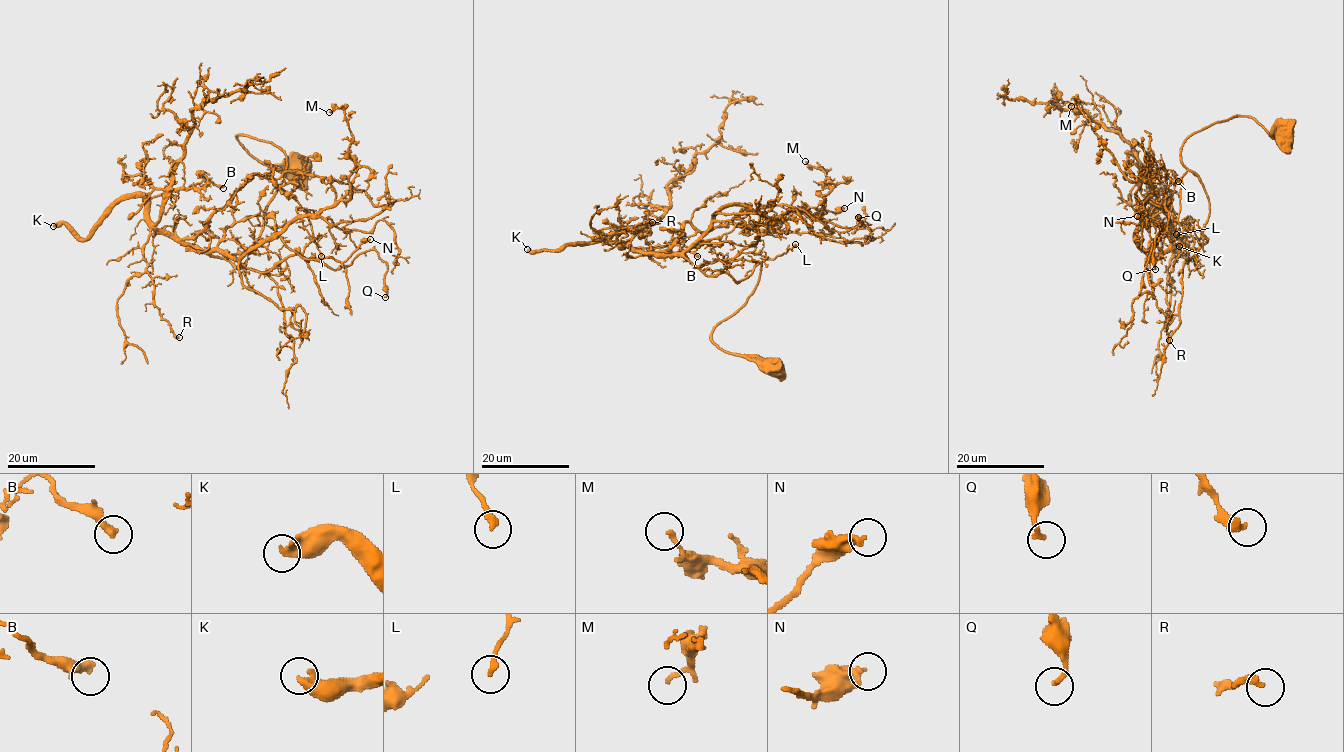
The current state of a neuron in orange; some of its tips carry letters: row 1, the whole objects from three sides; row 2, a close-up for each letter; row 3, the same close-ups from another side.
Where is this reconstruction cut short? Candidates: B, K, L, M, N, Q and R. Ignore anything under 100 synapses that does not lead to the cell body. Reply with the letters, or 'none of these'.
K

